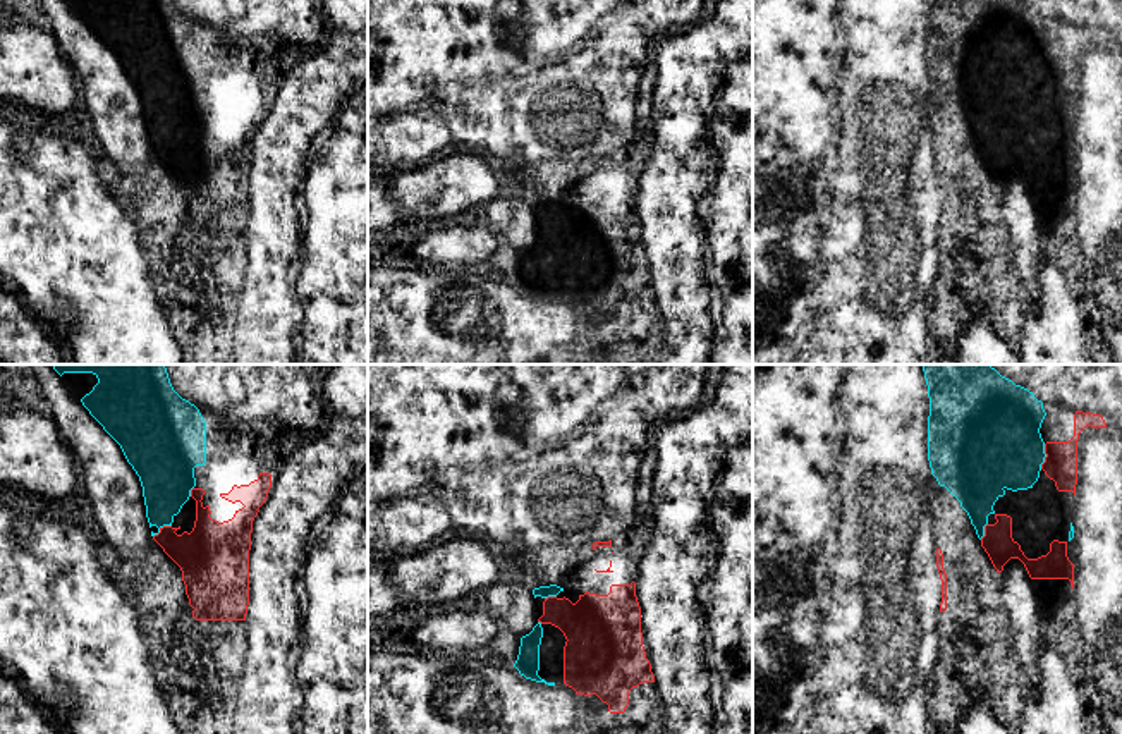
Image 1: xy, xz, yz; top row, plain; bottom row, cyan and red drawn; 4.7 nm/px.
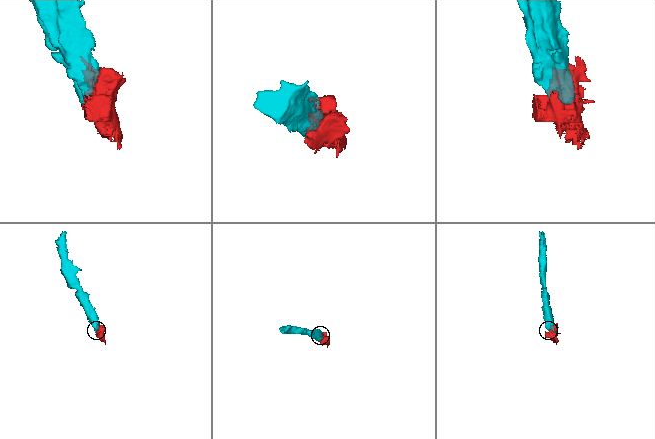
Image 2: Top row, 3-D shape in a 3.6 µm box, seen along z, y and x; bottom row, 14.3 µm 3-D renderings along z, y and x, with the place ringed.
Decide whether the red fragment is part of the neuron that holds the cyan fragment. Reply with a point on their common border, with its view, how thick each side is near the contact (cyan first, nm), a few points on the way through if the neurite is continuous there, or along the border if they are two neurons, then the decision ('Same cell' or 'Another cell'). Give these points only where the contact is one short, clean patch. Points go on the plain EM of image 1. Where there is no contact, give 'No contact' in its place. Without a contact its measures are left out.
Touches cyan at yz (1045, 71). Thickness 440 nm (cyan) against 160 nm. Same cell

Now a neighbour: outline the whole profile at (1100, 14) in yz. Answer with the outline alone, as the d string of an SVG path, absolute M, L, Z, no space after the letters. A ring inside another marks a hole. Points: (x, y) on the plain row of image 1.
M1021 0L1043 19L1060 17L1082 28L1108 31L1122 50L1122 0Z

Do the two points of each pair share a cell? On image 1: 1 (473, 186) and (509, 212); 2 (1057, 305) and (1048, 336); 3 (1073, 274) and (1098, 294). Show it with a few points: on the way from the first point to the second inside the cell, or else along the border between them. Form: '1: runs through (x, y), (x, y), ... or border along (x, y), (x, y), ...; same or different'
1: border along (499, 193), (481, 208); different
2: runs through (1057, 311), (1055, 329); same
3: border along (1079, 246), (1086, 286), (1085, 311), (1090, 318); different

